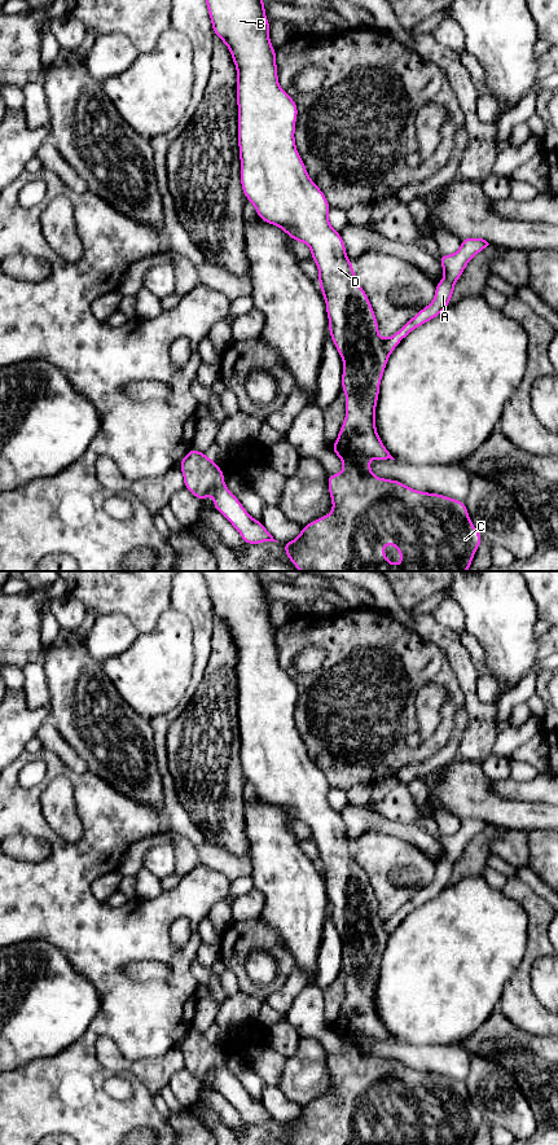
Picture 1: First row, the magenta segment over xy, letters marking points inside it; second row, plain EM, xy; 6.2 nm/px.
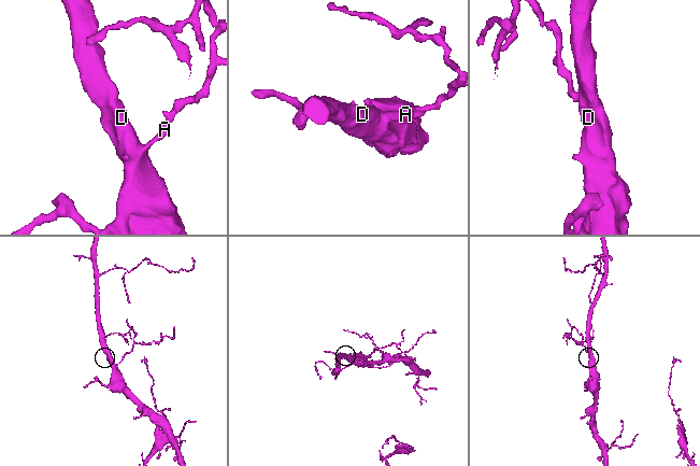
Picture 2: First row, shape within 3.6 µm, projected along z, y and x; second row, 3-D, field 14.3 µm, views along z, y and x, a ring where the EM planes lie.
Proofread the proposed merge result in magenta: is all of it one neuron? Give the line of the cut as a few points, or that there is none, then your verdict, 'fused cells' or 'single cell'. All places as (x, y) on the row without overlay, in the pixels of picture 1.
cut none; single cell

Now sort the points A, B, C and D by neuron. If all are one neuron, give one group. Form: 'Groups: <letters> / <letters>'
Groups: A B C D

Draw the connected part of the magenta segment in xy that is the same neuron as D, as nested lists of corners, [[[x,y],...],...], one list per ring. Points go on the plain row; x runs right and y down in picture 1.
[[[201,571],[207,584],[214,614],[229,628],[237,649],[237,688],[238,688],[238,729],[240,756],[243,776],[254,785],[256,795],[267,804],[280,807],[296,822],[304,822],[311,829],[311,839],[318,848],[318,867],[326,883],[329,899],[329,914],[343,940],[342,971],[346,974],[346,999],[340,1006],[338,1018],[331,1026],[333,1032],[342,1040],[343,1053],[328,1056],[328,1069],[333,1083],[333,1092],[313,1100],[300,1107],[300,1115],[287,1123],[282,1123],[284,1131],[293,1145],[392,1145],[385,1137],[383,1127],[394,1124],[401,1136],[399,1145],[471,1145],[474,1135],[483,1119],[471,1104],[465,1082],[460,1082],[440,1074],[430,1074],[413,1070],[395,1060],[383,1060],[372,1053],[370,1039],[395,1040],[379,1019],[375,1008],[375,988],[379,977],[381,960],[388,938],[395,927],[410,912],[427,901],[438,898],[447,887],[454,873],[454,864],[462,856],[467,843],[482,833],[489,824],[483,819],[466,817],[461,820],[457,833],[440,834],[439,842],[444,851],[444,859],[435,864],[434,881],[417,892],[395,914],[383,920],[378,913],[378,900],[368,879],[365,870],[355,859],[355,850],[347,838],[342,815],[328,800],[330,785],[322,771],[309,758],[295,725],[295,702],[298,685],[278,664],[278,649],[276,645],[276,629],[271,624],[269,606],[265,597],[264,579],[259,571]]]

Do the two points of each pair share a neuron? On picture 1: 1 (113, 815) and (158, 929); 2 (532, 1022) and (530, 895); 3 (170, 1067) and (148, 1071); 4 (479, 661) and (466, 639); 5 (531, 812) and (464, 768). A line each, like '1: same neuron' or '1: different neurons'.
1: same neuron
2: same neuron
3: same neuron
4: same neuron
5: same neuron

